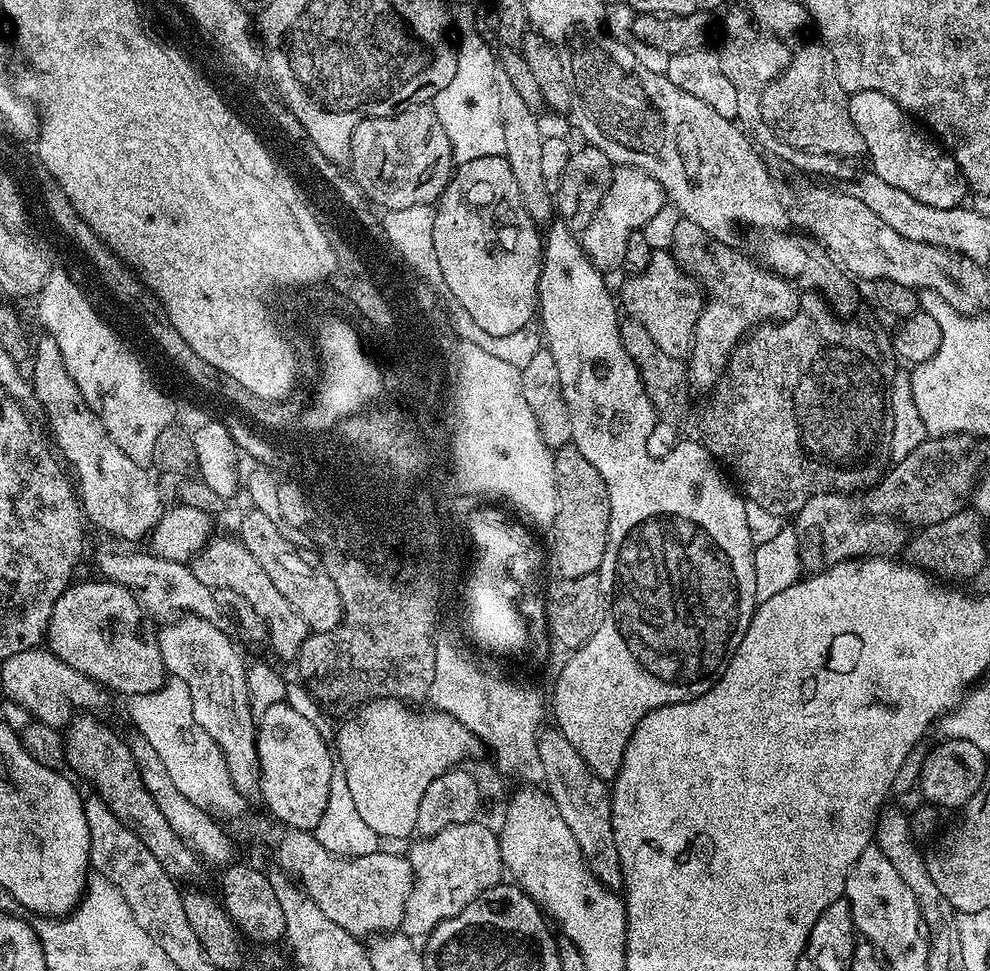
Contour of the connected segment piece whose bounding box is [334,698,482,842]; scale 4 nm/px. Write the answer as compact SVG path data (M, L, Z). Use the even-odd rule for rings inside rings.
M385 698L375 700L371 708L357 716L343 731L335 731L334 754L338 764L346 772L347 785L350 786L351 797L354 798L358 815L373 830L381 841L404 840L416 832L418 818L418 802L422 802L422 794L442 774L450 769L463 765L467 756L476 756L482 752L480 739L462 722L458 722L445 712L429 710L415 712L415 707L405 701Z

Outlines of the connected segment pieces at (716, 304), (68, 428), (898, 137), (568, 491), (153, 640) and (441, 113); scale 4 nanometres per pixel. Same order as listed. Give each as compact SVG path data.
M681 218L674 226L671 253L680 267L695 278L706 303L694 330L692 350L686 357L688 382L693 389L711 389L723 375L731 352L753 328L769 322L794 318L801 293L796 284L757 264L739 252L739 247L718 242L702 226Z
M47 334L41 335L37 344L35 341L31 364L30 379L39 411L44 411L48 428L57 446L64 451L63 463L72 464L71 475L85 517L112 536L121 536L124 540L140 540L143 536L145 539L166 507L165 501L160 501L159 483L148 477L149 469L145 465L131 460L112 441L112 435L104 429L99 416L82 398L78 386L74 386L58 346Z
M862 90L849 95L848 109L854 126L858 126L858 134L862 134L864 139L867 159L872 159L871 171L876 172L878 178L890 182L890 186L898 186L898 190L906 190L906 194L918 198L918 202L926 202L926 206L938 206L938 210L958 208L965 203L964 195L969 195L970 189L964 181L962 170L956 164L956 159L945 151L913 117L909 116L898 102L894 102L878 90Z
M571 446L555 449L554 476L560 488L560 512L555 529L555 561L563 572L575 580L599 573L606 554L610 526L610 498L602 474Z
M93 578L69 584L58 602L54 602L48 623L46 647L66 665L90 677L104 690L113 688L116 692L146 694L158 691L166 679L157 625L144 611L144 607L133 598L132 592L118 586L113 580Z
M468 8L465 12L455 13L454 24L464 28L460 32L460 40L456 44L456 73L450 78L446 90L442 90L431 101L430 106L438 114L438 122L442 122L442 130L446 130L446 138L450 138L452 158L457 165L474 162L474 158L487 156L502 156L506 150L506 137L502 134L502 118L498 114L498 94L496 93L496 70L498 67L497 53L493 45L484 41L484 36L478 29L472 28L476 24L476 12Z

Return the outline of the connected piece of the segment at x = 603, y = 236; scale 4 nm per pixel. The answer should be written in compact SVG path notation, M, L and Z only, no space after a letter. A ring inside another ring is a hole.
M625 164L614 167L613 178L597 213L590 221L590 226L579 233L579 247L590 258L594 267L605 274L623 269L626 258L626 242L630 242L630 234L641 231L658 214L658 210L666 207L666 197L662 186L650 178L642 170Z

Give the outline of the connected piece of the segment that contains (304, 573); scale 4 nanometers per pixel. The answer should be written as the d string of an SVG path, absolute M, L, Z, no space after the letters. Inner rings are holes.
M252 510L247 513L243 518L244 521L240 524L240 533L238 539L240 543L244 544L246 550L250 552L258 560L258 566L262 566L262 570L266 570L266 574L270 576L270 582L274 582L275 589L278 594L282 594L282 598L286 598L286 602L290 602L290 606L294 606L294 610L301 618L308 618L308 623L315 624L316 628L331 628L336 623L337 613L339 612L339 604L337 601L340 599L338 590L335 588L334 582L328 577L327 572L315 568L310 561L304 556L299 556L294 549L288 545L288 540L283 536L278 524L272 521L268 514Z

